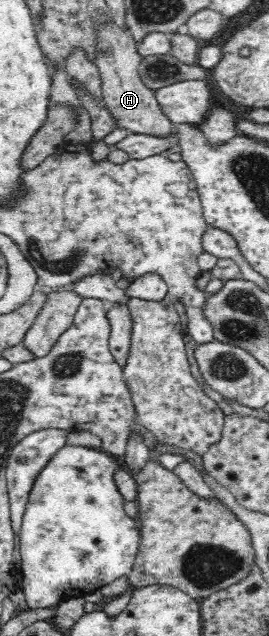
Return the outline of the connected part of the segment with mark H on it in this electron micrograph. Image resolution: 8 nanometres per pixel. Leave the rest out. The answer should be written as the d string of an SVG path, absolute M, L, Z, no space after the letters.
M108 21L98 27L98 57L95 66L101 77L101 90L104 106L118 128L126 129L130 134L168 137L172 133L173 122L162 111L153 90L141 80L139 63L143 58L137 52L137 42L126 30Z

